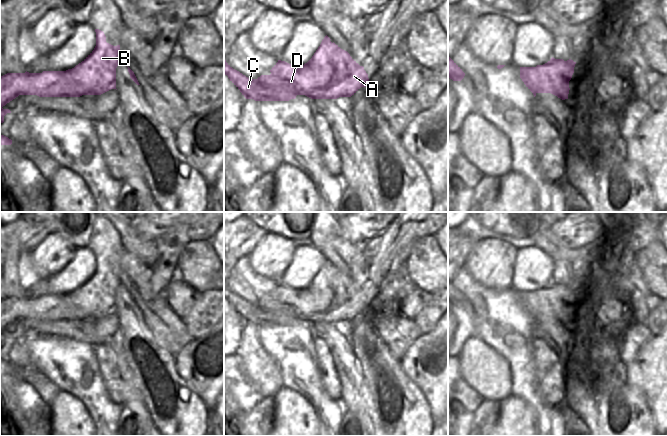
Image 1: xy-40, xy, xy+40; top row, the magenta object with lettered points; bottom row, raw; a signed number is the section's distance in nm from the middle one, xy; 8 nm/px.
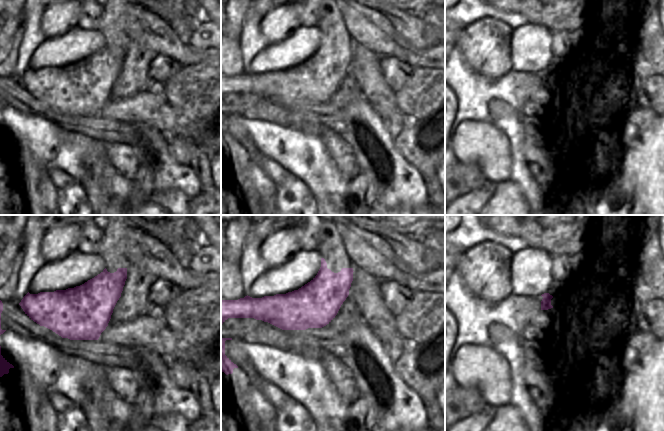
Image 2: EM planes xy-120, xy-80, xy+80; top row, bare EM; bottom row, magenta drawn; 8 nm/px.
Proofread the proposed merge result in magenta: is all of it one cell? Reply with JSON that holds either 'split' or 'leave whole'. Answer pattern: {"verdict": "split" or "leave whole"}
{"verdict": "split"}

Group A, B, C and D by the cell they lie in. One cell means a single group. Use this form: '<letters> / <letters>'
A B / C D

